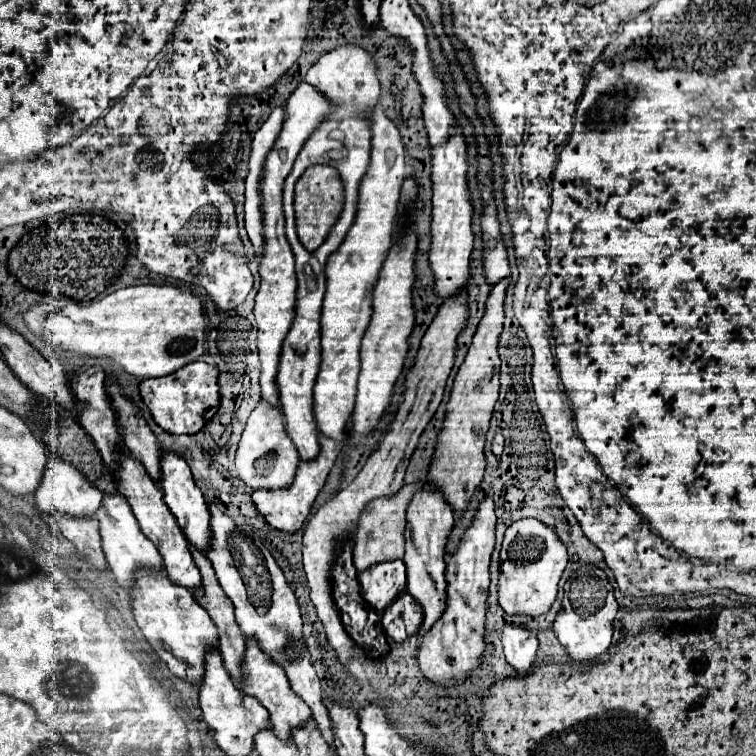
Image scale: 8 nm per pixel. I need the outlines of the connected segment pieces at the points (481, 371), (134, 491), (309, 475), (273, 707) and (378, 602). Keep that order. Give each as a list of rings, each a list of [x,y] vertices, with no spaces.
[[[509,277],[501,279],[497,287],[491,287],[487,305],[485,305],[485,315],[477,327],[477,333],[473,337],[473,343],[469,347],[469,353],[465,357],[465,363],[461,365],[451,399],[447,405],[447,419],[443,423],[443,431],[439,433],[439,443],[435,449],[435,457],[427,475],[427,483],[431,487],[437,487],[445,501],[453,507],[455,515],[461,515],[467,507],[469,501],[483,481],[483,471],[485,471],[485,435],[489,429],[491,413],[497,403],[499,395],[499,335],[503,331],[503,321],[505,321],[505,291],[509,287]]]
[[[123,451],[117,477],[119,477],[119,493],[127,497],[129,505],[131,505],[131,509],[133,509],[139,525],[141,525],[141,531],[159,549],[159,553],[163,557],[163,563],[167,565],[165,571],[169,575],[169,579],[173,583],[181,585],[181,587],[187,587],[191,593],[203,591],[203,587],[201,587],[201,575],[199,575],[197,565],[193,563],[193,555],[189,551],[189,543],[187,543],[183,531],[177,527],[177,519],[173,519],[173,513],[169,511],[169,507],[165,507],[161,489],[153,483],[153,479],[143,469],[143,465],[139,465],[139,461],[135,461],[127,451]]]
[[[321,435],[321,453],[317,459],[313,459],[313,463],[301,463],[299,469],[297,469],[297,475],[295,475],[295,481],[289,489],[281,489],[281,491],[255,491],[251,497],[253,497],[253,503],[257,507],[257,511],[265,517],[265,523],[273,529],[279,529],[279,531],[287,531],[287,533],[295,533],[301,529],[303,521],[307,519],[309,511],[311,511],[311,505],[317,497],[317,493],[323,489],[325,485],[325,479],[333,467],[333,461],[337,457],[337,453],[341,451],[341,443],[333,441],[333,439],[327,439]]]
[[[247,639],[247,651],[245,651],[245,659],[243,659],[243,671],[245,671],[245,683],[243,683],[243,691],[245,695],[253,695],[269,713],[271,713],[271,723],[273,723],[273,733],[281,739],[281,741],[289,741],[293,737],[293,731],[297,727],[303,727],[309,719],[311,719],[311,711],[309,707],[291,691],[289,681],[285,671],[275,665],[253,639]]]
[[[385,561],[373,565],[359,575],[363,599],[373,609],[385,609],[401,591],[405,591],[405,563],[403,561]]]

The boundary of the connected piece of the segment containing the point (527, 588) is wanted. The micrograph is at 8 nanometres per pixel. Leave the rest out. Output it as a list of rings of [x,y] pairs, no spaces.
[[[519,519],[505,531],[501,549],[499,605],[507,615],[539,617],[547,613],[557,597],[557,585],[567,565],[567,549],[553,529],[537,519]]]

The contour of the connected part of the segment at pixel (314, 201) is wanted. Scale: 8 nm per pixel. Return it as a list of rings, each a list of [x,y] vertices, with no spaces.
[[[313,165],[309,167],[295,185],[295,221],[297,221],[297,235],[307,251],[315,251],[325,239],[327,233],[339,219],[339,211],[343,209],[345,189],[339,173],[331,165]]]

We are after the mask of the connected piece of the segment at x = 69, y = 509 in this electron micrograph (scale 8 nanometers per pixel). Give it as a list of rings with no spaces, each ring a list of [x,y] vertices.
[[[49,453],[49,467],[43,475],[39,489],[33,495],[33,503],[43,513],[61,513],[69,517],[95,517],[97,509],[101,507],[103,493],[95,489],[73,465],[57,459],[55,453]]]

